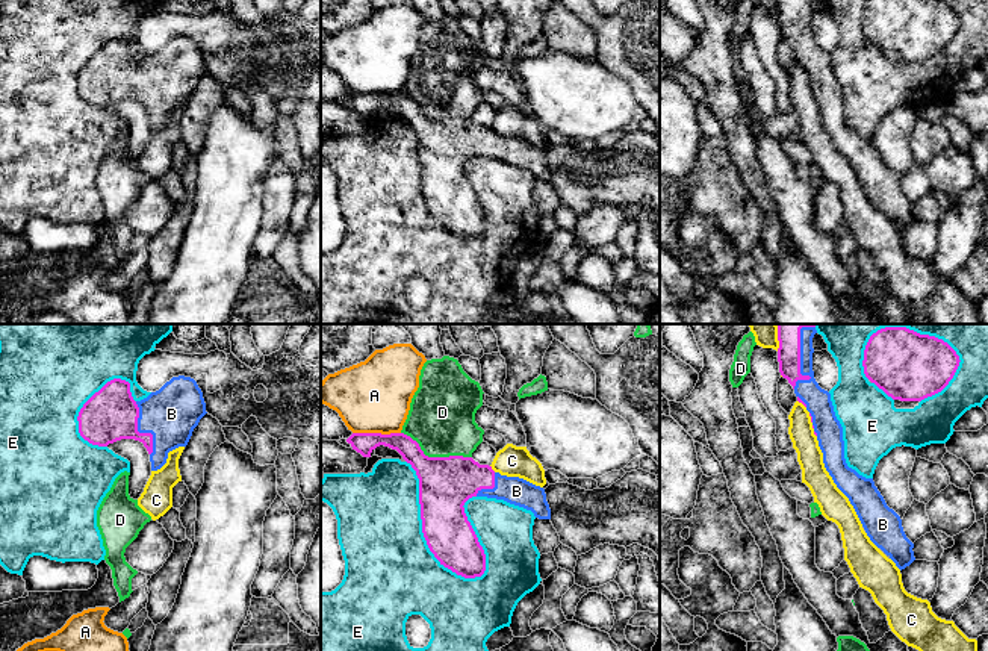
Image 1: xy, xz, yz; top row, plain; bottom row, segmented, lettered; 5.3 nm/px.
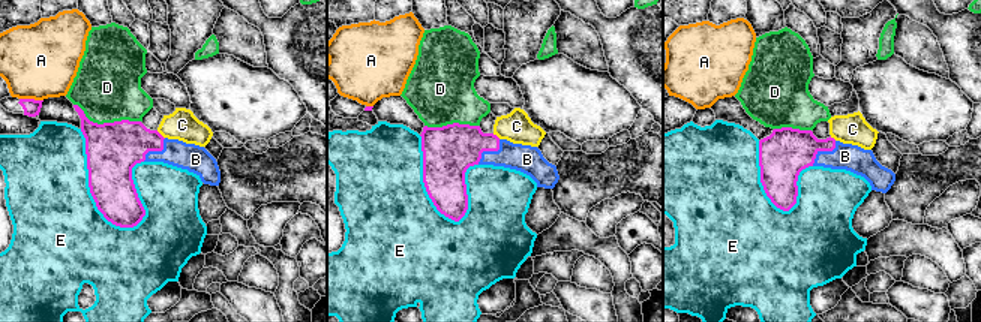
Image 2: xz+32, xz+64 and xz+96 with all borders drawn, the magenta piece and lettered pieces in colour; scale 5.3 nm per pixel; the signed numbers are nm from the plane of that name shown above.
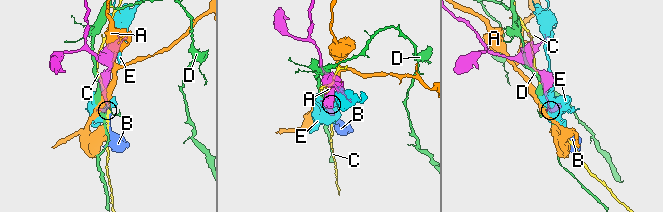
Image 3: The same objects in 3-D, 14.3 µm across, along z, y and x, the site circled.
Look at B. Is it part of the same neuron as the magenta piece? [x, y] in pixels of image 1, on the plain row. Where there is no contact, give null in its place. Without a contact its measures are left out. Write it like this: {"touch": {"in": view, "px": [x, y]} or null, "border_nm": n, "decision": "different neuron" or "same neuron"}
{"touch": {"in": "yz", "px": [799, 32]}, "border_nm": 260, "decision": "same neuron"}

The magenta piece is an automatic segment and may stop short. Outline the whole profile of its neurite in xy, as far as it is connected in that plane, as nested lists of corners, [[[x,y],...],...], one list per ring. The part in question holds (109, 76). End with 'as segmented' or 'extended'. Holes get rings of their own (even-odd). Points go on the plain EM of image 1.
[[[172,38],[141,62],[133,61],[129,42],[113,39],[83,65],[77,82],[80,97],[92,106],[107,107],[121,100],[142,103],[150,115],[151,132],[157,132],[166,124],[169,112],[188,106],[206,74],[203,53],[191,38]]]; extended

